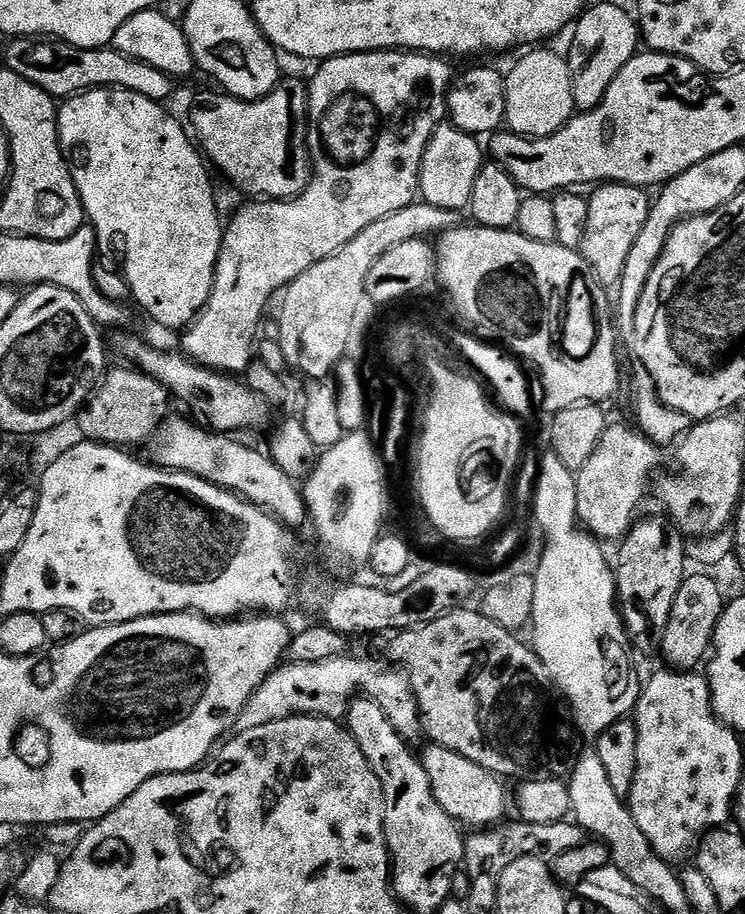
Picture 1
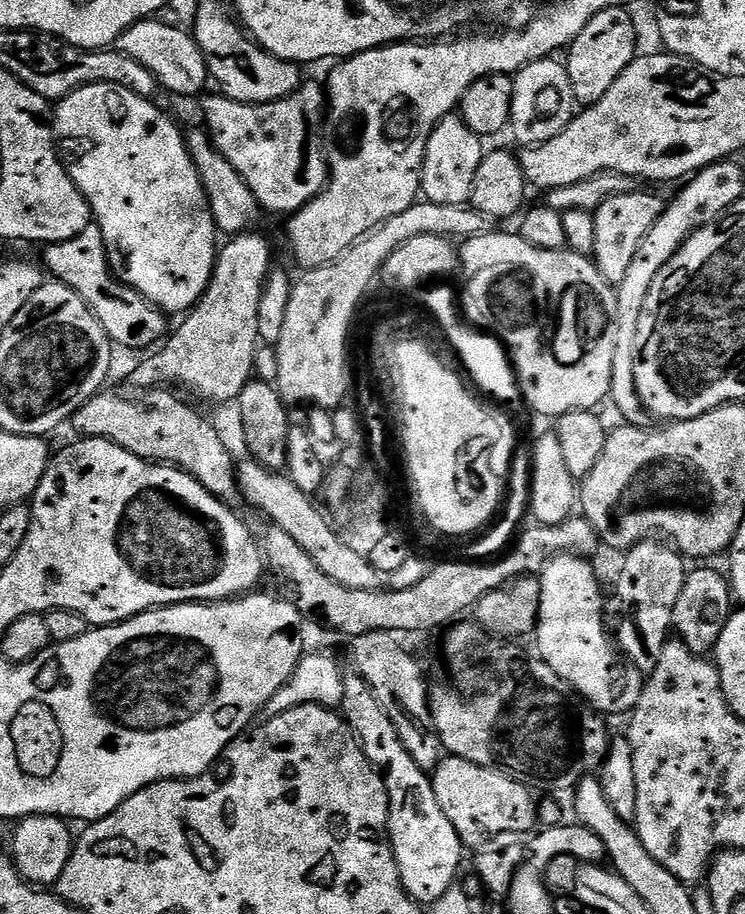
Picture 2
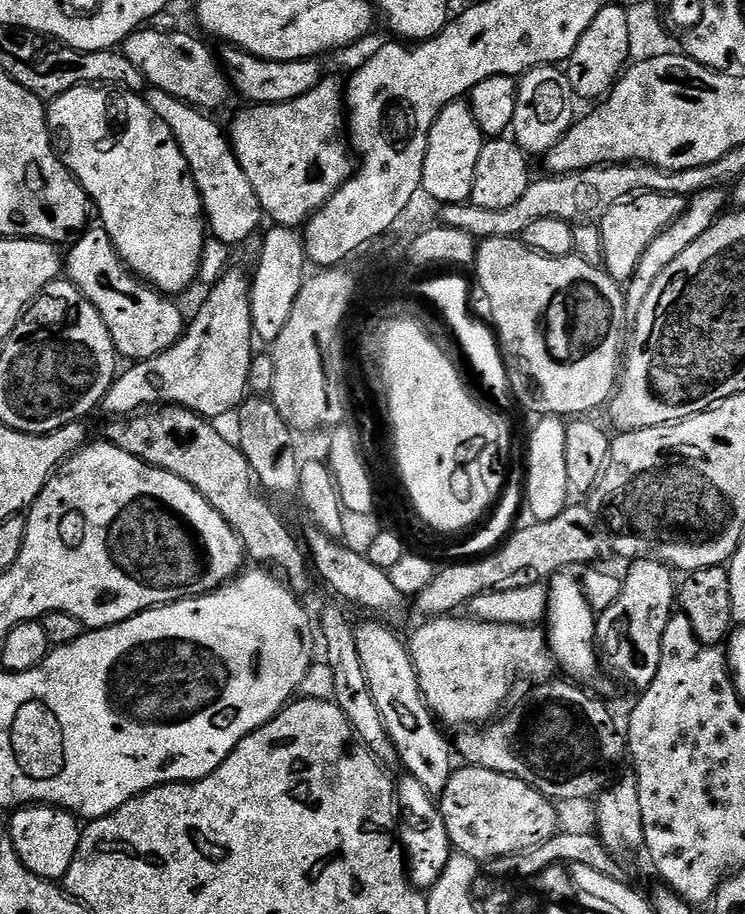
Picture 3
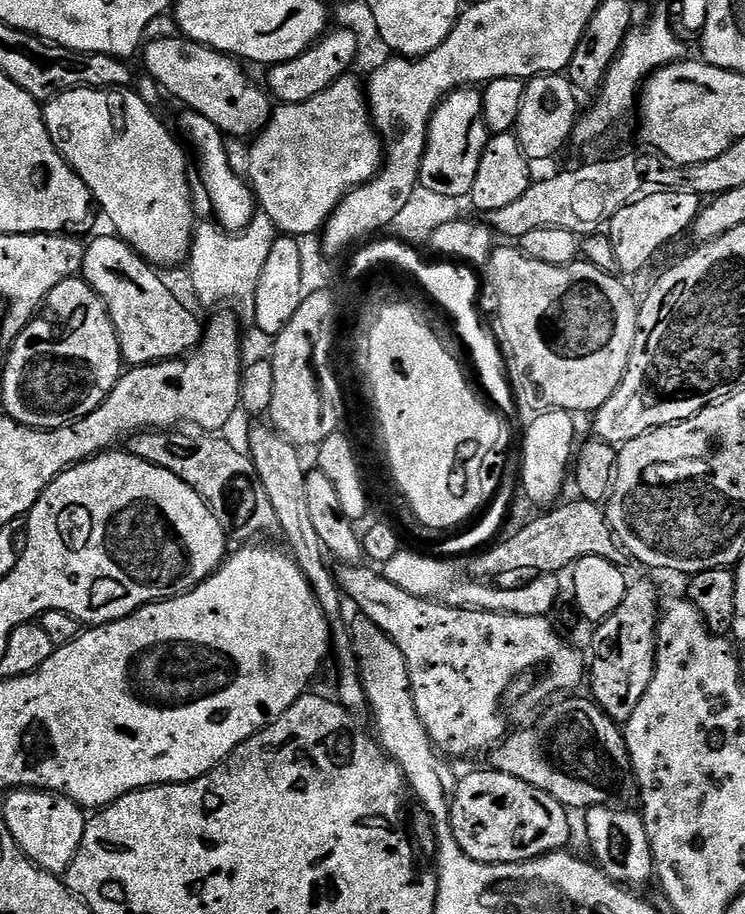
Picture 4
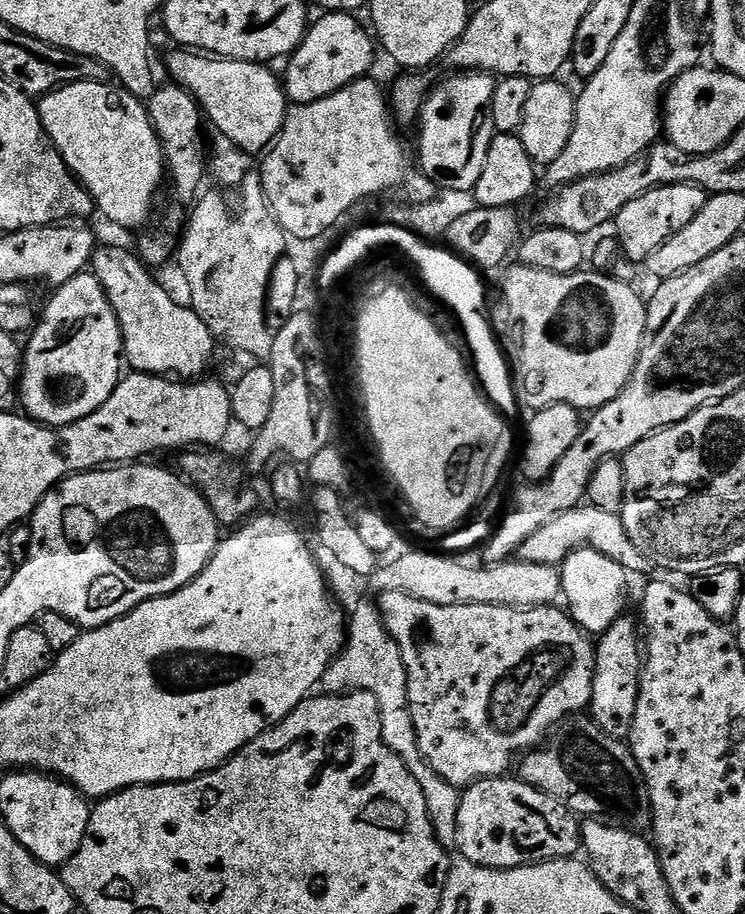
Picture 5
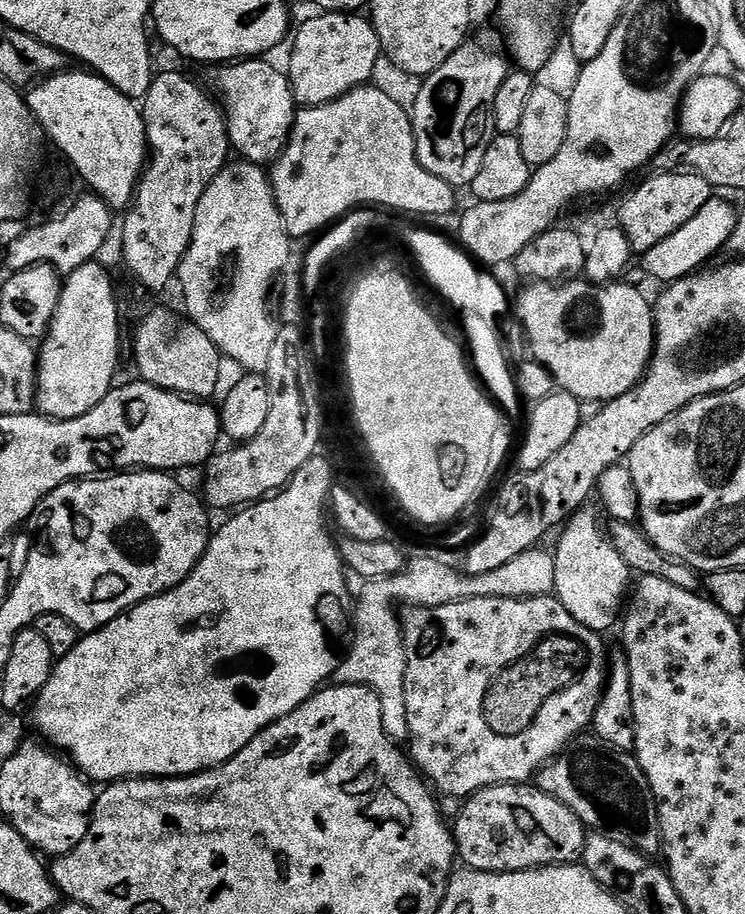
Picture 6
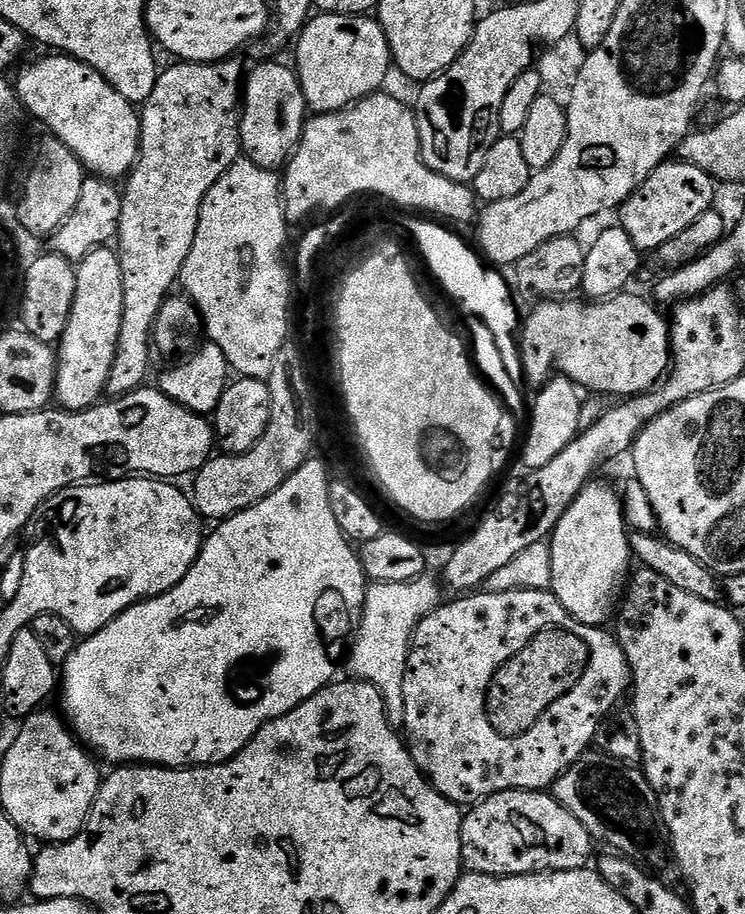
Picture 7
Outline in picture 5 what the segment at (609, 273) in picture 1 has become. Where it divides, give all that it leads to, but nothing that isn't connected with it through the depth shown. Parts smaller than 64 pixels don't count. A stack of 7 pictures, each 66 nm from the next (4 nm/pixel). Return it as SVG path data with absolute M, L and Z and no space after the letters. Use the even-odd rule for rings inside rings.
M671 184L661 188L651 188L642 198L634 198L622 210L614 221L615 239L618 241L618 248L627 259L633 262L643 262L666 238L678 234L682 226L687 226L694 218L698 218L698 210L706 206L709 193L703 192L693 184Z

